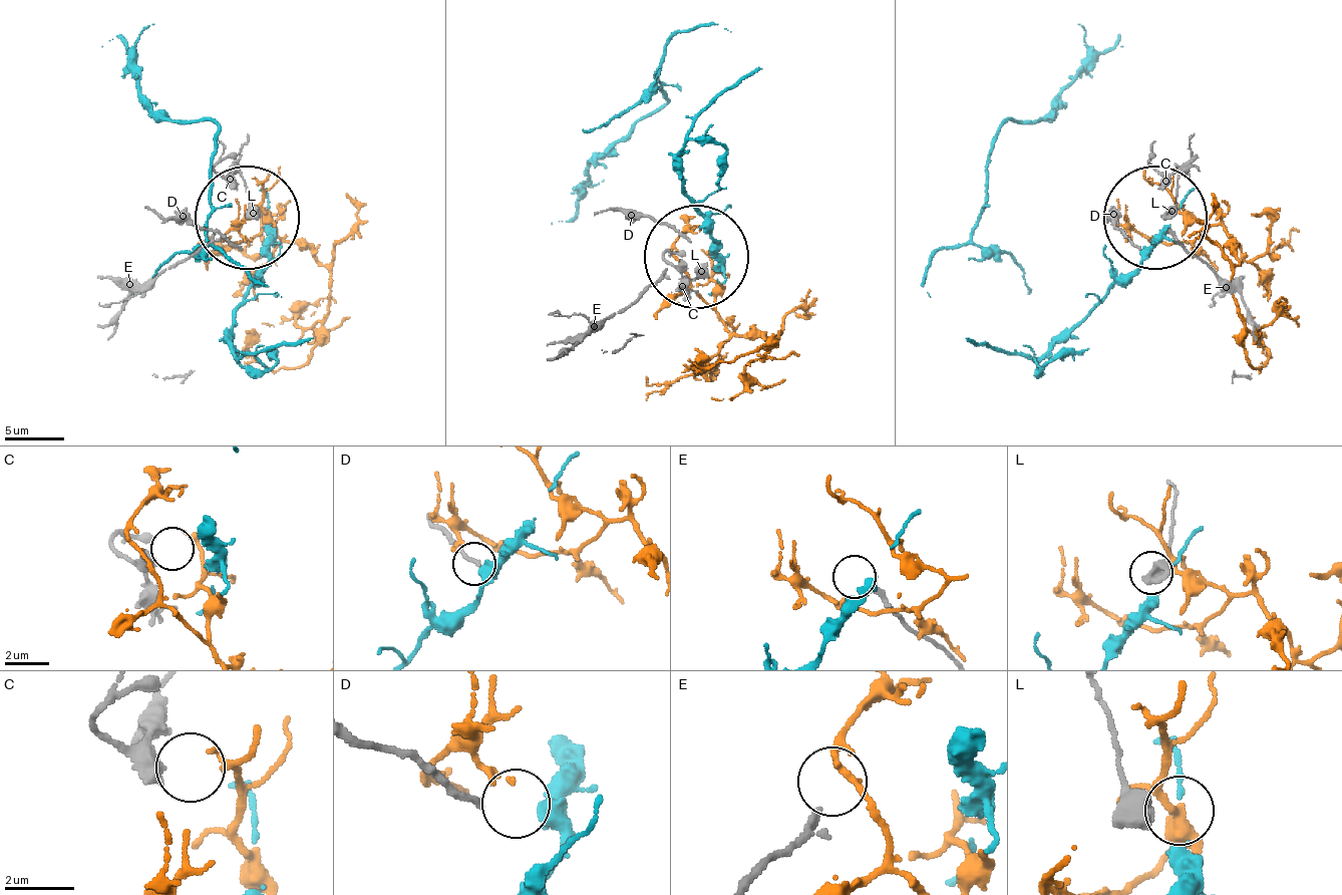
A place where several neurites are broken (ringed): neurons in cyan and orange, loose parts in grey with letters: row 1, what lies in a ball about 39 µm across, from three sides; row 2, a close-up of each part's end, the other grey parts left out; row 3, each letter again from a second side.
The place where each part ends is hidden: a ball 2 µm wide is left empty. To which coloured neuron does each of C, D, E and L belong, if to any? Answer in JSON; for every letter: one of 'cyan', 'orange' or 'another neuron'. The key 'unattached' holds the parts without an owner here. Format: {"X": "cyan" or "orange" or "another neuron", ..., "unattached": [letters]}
{"C": "orange", "D": "cyan", "E": "another neuron", "L": "another neuron", "unattached": ["E", "L"]}

